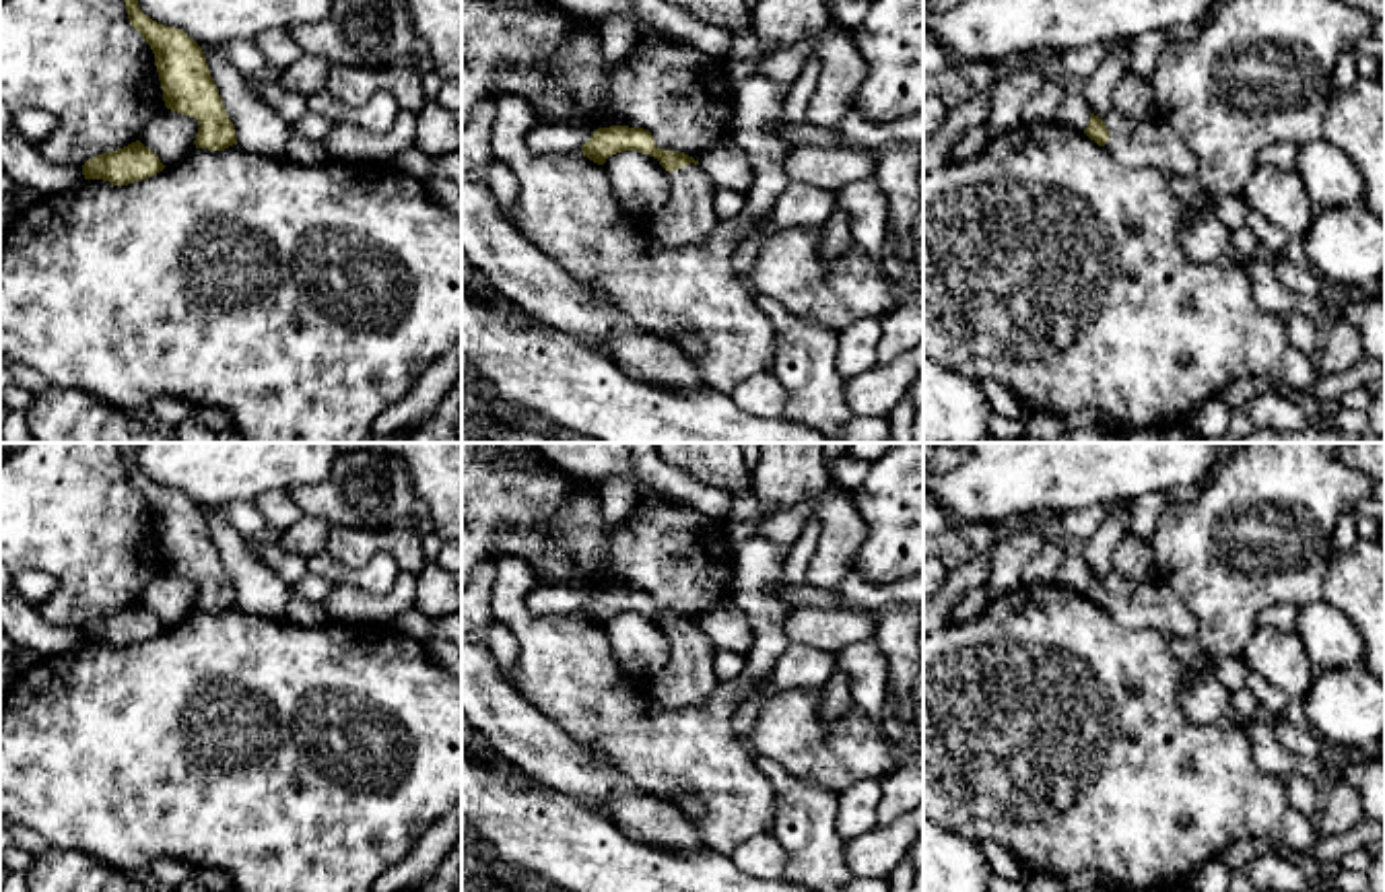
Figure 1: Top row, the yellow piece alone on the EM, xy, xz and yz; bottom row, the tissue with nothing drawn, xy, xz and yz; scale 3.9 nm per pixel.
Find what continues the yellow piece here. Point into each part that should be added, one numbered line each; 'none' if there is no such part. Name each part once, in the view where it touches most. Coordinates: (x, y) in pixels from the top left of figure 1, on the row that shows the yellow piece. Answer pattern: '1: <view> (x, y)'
1: xz (687, 217)

